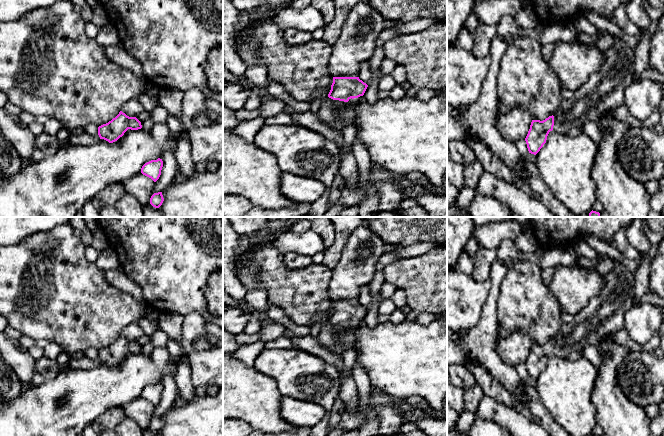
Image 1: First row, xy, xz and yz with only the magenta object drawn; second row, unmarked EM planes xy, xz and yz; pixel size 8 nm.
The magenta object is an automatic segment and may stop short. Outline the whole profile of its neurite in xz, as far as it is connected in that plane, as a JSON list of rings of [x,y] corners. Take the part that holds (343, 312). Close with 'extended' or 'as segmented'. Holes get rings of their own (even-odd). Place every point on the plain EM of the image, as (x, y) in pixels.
[[[333,301],[331,314],[316,337],[319,345],[342,358],[343,349],[355,344],[355,329],[349,324],[363,320],[367,311],[359,301]]]; extended

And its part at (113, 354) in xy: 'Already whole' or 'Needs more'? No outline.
Already whole

